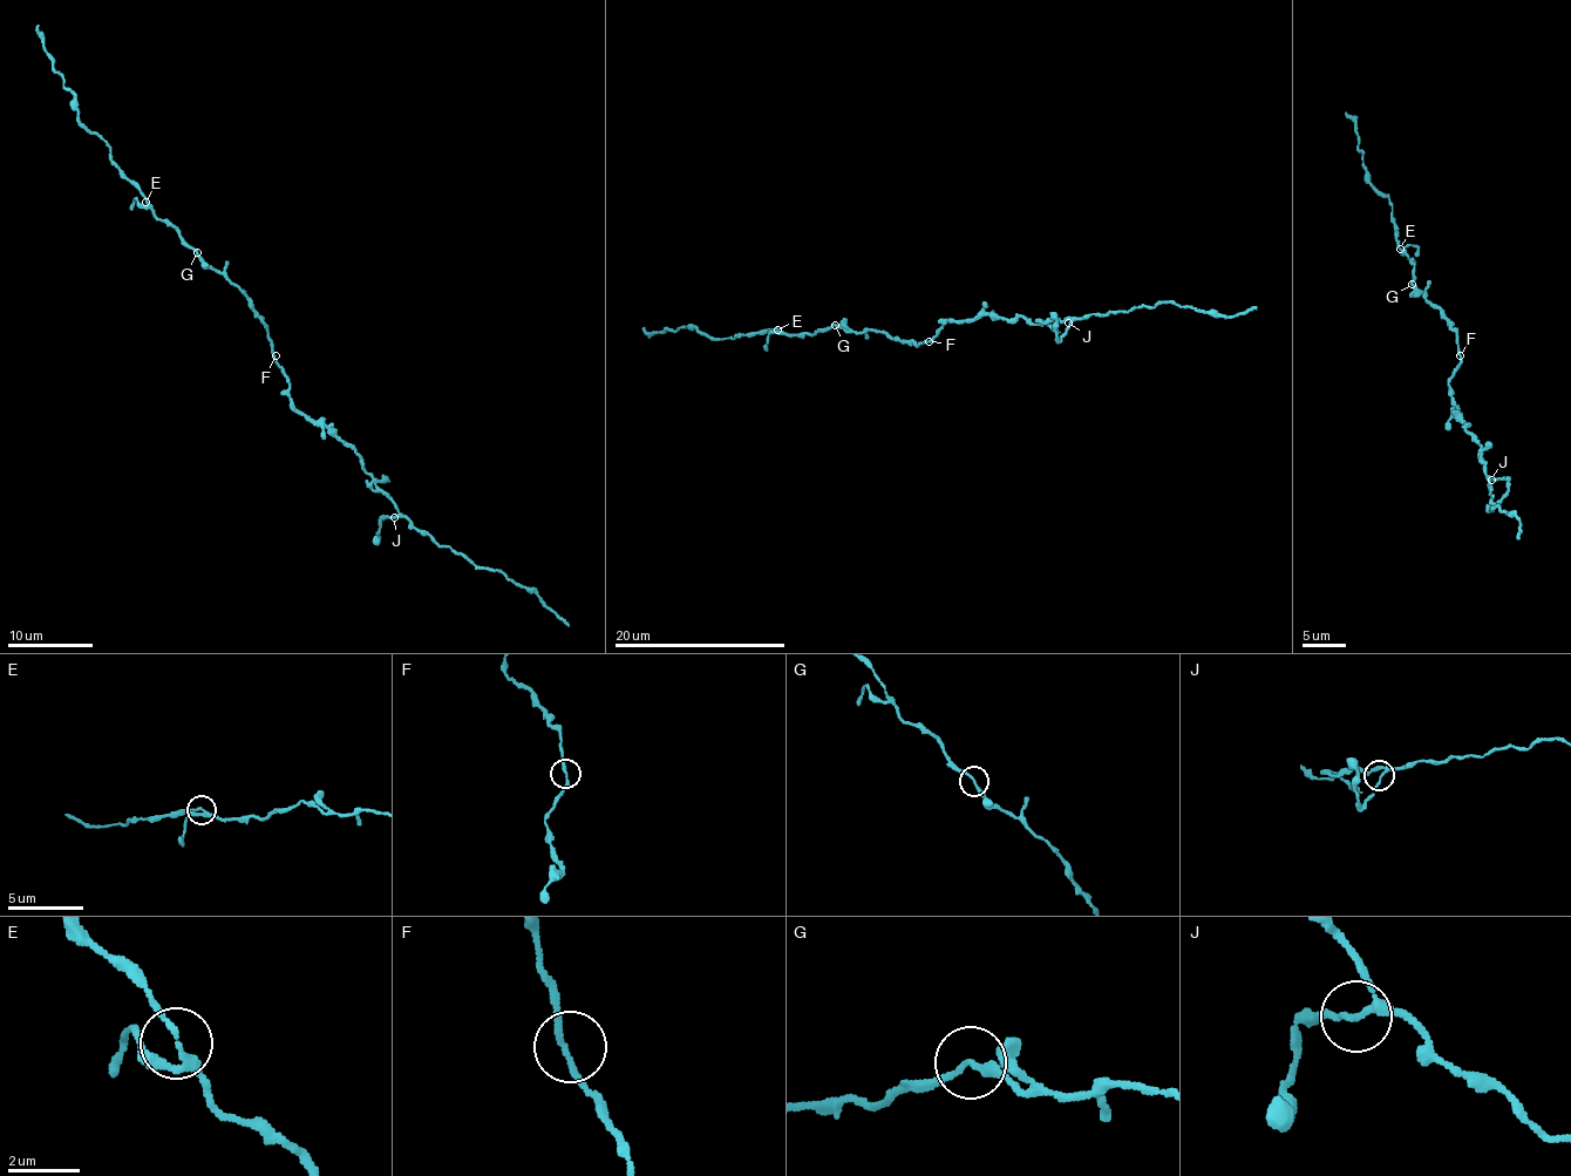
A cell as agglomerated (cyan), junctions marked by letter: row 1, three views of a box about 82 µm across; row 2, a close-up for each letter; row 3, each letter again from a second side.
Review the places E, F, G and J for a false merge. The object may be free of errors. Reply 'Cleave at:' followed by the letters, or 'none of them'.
Cleave at: none of them

